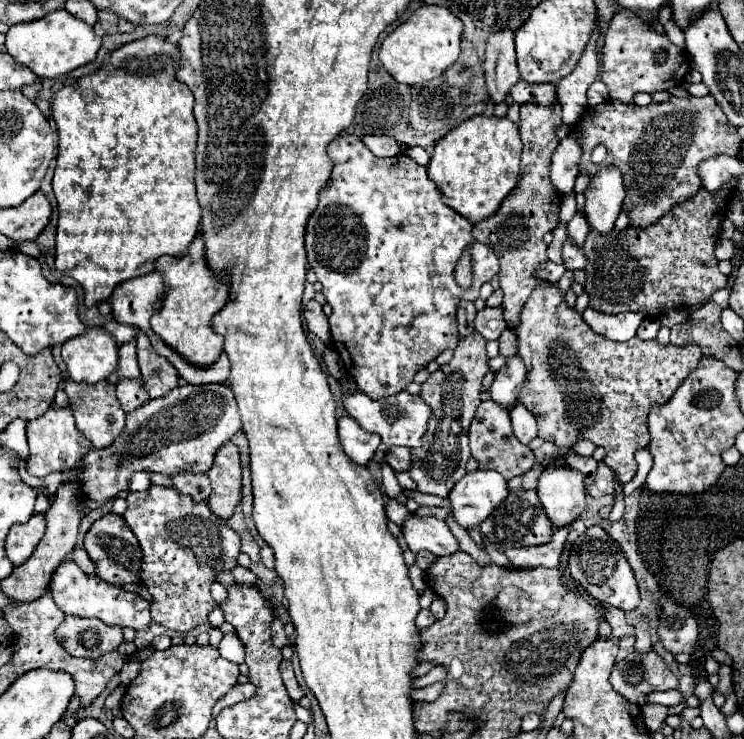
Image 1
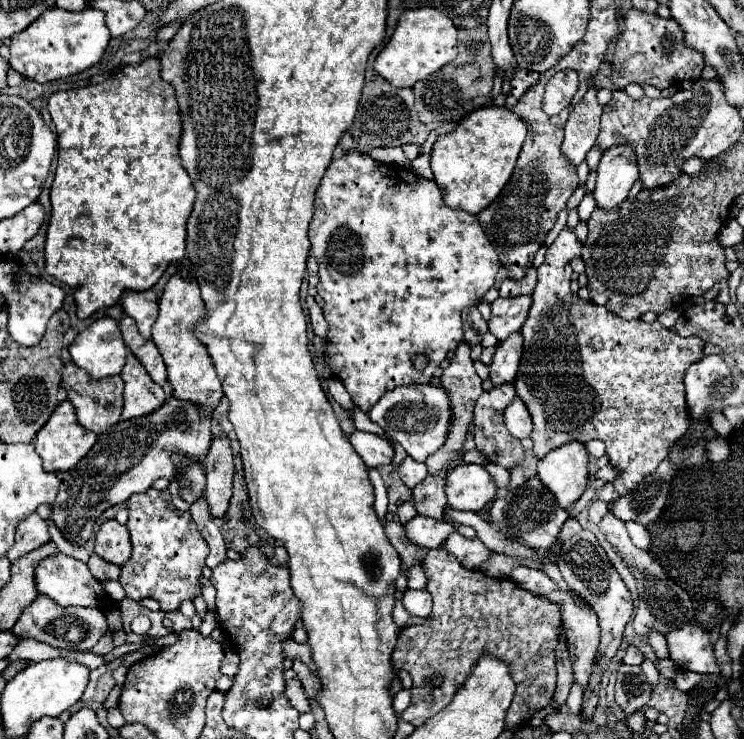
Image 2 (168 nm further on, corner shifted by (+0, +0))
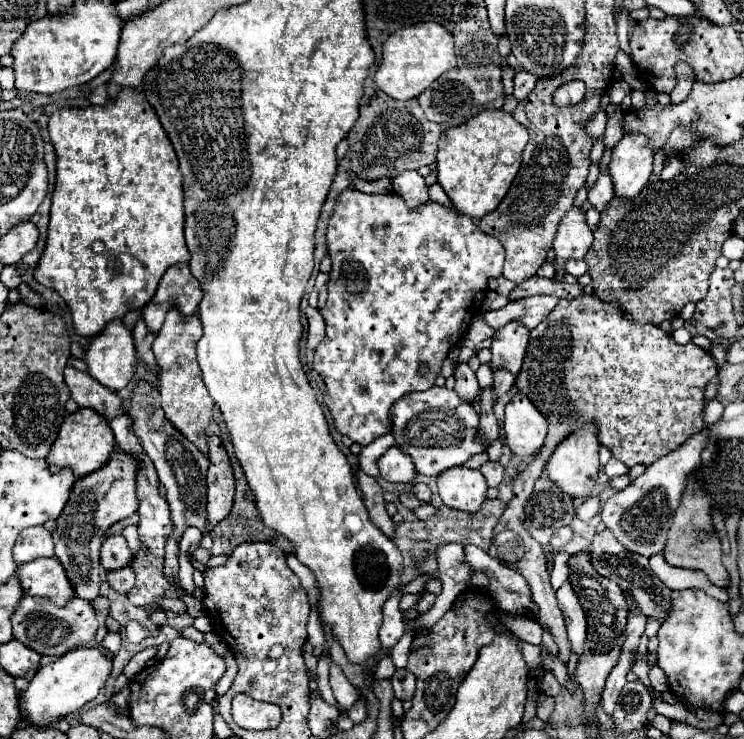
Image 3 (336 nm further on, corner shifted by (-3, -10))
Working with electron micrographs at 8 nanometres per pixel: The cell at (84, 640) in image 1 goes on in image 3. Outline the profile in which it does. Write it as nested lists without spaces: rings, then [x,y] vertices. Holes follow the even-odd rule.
[[[22,596],[22,600],[18,602],[12,614],[12,626],[14,626],[14,638],[20,640],[24,646],[36,650],[38,654],[60,658],[68,650],[94,642],[98,620],[96,620],[94,608],[88,602],[78,598],[68,602],[68,606],[52,606],[48,598]]]

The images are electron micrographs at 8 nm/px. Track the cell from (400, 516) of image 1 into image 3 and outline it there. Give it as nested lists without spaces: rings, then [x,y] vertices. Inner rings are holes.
[[[444,544],[438,548],[438,578],[444,590],[438,596],[436,604],[424,616],[418,616],[414,630],[426,626],[426,620],[432,620],[432,624],[436,624],[436,620],[452,608],[452,602],[456,600],[456,596],[470,588],[472,568],[464,558],[464,546]]]

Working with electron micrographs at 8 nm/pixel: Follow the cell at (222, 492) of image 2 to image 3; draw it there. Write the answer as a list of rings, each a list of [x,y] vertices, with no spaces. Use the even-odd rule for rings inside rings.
[[[218,436],[208,438],[208,498],[206,498],[206,512],[208,512],[208,522],[218,524],[224,520],[234,502],[234,474],[230,466],[228,452],[224,450],[222,442]]]

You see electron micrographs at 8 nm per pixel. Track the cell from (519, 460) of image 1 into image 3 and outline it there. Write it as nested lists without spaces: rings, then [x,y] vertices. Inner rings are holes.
[[[492,366],[492,374],[494,374],[494,386],[492,388],[494,388],[496,396],[502,396],[504,392],[508,392],[512,388],[514,376],[508,370],[498,368],[498,366]]]

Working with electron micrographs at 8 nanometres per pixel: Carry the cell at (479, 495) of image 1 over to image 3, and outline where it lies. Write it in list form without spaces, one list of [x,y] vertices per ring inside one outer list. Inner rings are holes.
[[[454,466],[436,476],[438,494],[442,502],[450,508],[476,512],[486,500],[486,480],[480,470],[470,470],[466,466]]]

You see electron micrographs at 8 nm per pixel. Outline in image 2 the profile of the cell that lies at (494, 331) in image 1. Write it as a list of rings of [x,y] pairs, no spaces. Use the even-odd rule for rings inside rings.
[[[517,296],[517,298],[497,298],[491,308],[491,320],[489,324],[489,332],[497,338],[497,340],[505,340],[509,334],[519,332],[521,324],[527,318],[531,306],[531,296]]]

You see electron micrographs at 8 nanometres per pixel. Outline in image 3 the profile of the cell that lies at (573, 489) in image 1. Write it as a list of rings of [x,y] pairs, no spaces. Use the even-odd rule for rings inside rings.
[[[594,422],[584,424],[580,430],[574,430],[570,434],[570,438],[564,438],[564,442],[560,442],[556,446],[556,450],[552,452],[546,470],[548,470],[548,478],[552,482],[556,482],[568,496],[572,498],[586,498],[590,496],[594,482],[596,482],[596,474],[598,474],[598,450],[600,450],[600,442],[598,442],[598,426]]]

